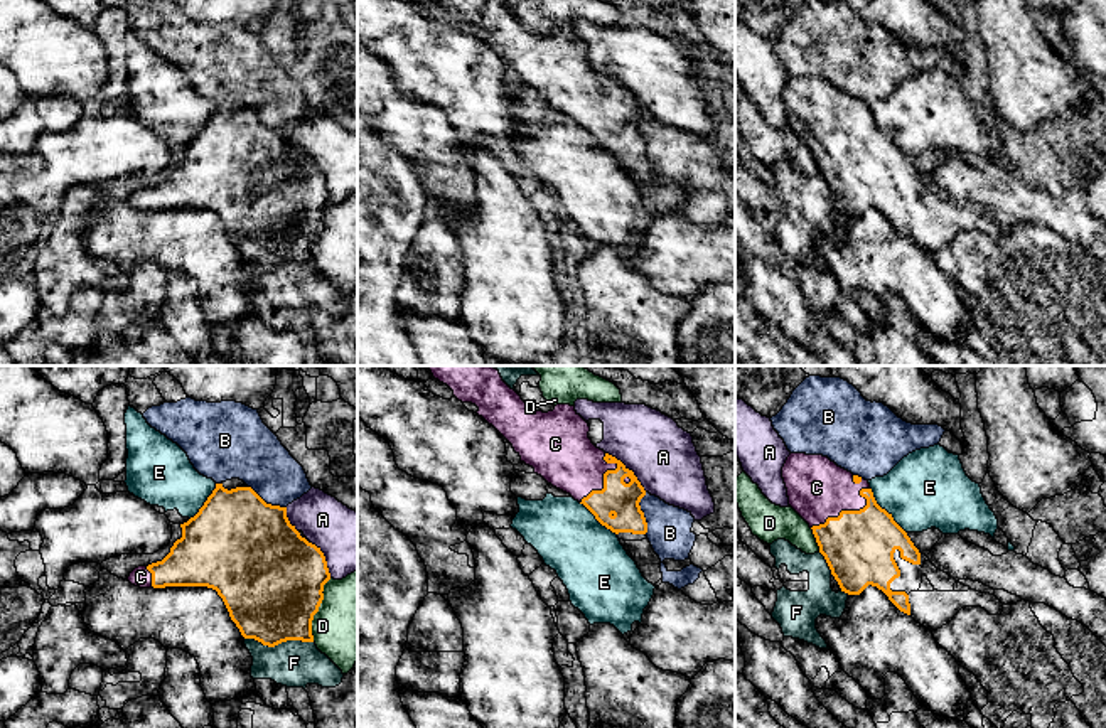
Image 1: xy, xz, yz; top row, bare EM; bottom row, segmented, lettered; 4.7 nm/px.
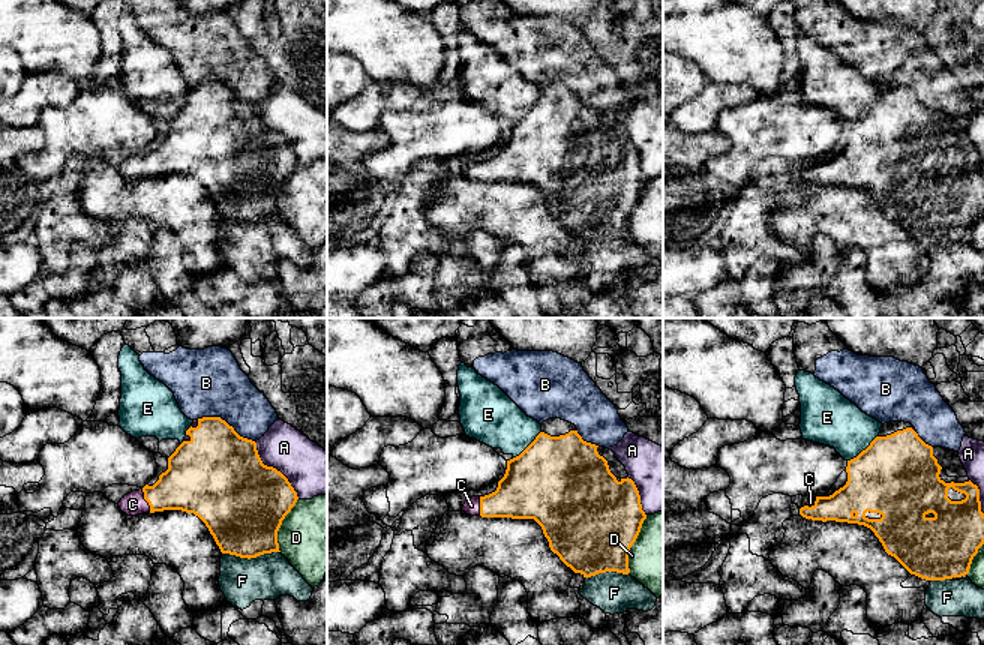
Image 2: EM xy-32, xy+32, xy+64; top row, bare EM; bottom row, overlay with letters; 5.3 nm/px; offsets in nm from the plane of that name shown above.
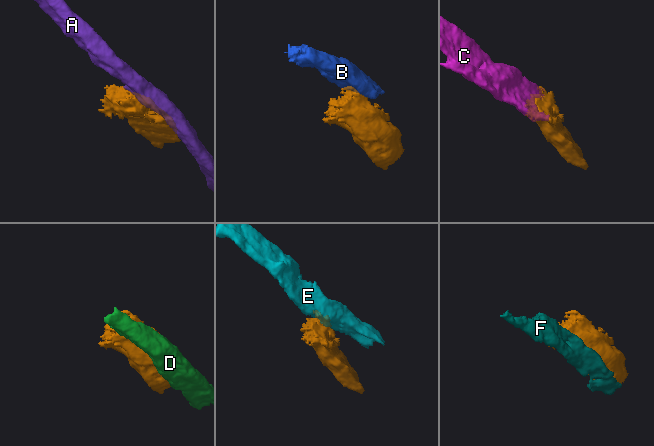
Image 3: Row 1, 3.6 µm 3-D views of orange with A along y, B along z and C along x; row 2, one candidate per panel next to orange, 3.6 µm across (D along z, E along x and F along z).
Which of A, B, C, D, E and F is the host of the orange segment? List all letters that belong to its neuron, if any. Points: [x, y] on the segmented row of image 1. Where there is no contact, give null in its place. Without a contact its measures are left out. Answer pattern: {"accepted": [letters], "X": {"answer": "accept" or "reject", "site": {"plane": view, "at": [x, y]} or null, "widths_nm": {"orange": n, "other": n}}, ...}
{"accepted": ["C"], "A": {"answer": "reject", "site": {"plane": "xz", "at": [628, 469]}, "widths_nm": {"orange": 160, "other": 320}}, "B": {"answer": "reject", "site": {"plane": "xz", "at": [643, 513]}, "widths_nm": {"orange": 160, "other": 200}}, "C": {"answer": "accept", "site": {"plane": "yz", "at": [848, 511]}, "widths_nm": {"orange": 340, "other": 280}}, "D": {"answer": "reject", "site": {"plane": "xy", "at": [317, 610]}, "widths_nm": {"orange": 480, "other": 380}}, "E": {"answer": "reject", "site": {"plane": "yz", "at": [885, 511]}, "widths_nm": {"orange": 340, "other": 380}}, "F": {"answer": "reject", "site": {"plane": "xy", "at": [279, 642]}, "widths_nm": {"orange": 460, "other": 220}}}

